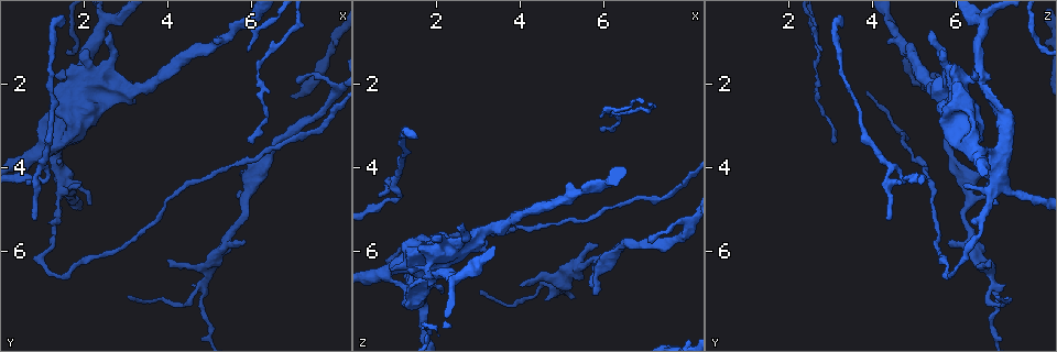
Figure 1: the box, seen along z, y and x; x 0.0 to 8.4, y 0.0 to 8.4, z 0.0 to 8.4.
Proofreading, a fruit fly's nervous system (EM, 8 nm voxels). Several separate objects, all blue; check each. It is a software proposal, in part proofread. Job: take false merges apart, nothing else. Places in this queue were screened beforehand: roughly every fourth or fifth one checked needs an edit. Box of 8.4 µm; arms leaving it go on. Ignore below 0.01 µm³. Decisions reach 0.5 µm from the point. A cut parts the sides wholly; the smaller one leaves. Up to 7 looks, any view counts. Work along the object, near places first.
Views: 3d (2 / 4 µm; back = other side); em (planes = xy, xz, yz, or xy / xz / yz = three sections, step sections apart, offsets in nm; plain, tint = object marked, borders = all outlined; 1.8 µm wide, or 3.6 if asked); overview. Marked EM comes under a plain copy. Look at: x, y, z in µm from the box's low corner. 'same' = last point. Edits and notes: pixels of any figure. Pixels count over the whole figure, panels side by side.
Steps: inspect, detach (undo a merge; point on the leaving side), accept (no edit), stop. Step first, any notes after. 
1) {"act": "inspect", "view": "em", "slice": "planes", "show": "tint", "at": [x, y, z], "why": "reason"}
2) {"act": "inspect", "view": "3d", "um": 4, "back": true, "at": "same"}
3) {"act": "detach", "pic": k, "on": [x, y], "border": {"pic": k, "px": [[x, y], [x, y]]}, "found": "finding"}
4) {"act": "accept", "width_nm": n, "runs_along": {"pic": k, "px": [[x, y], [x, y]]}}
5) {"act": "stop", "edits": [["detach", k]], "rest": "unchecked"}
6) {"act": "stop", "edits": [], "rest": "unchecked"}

{"act": "inspect", "view": "em", "slice": "planes", "show": "tint", "at": [1.55, 4.30, 7.00], "why": "branch point"}

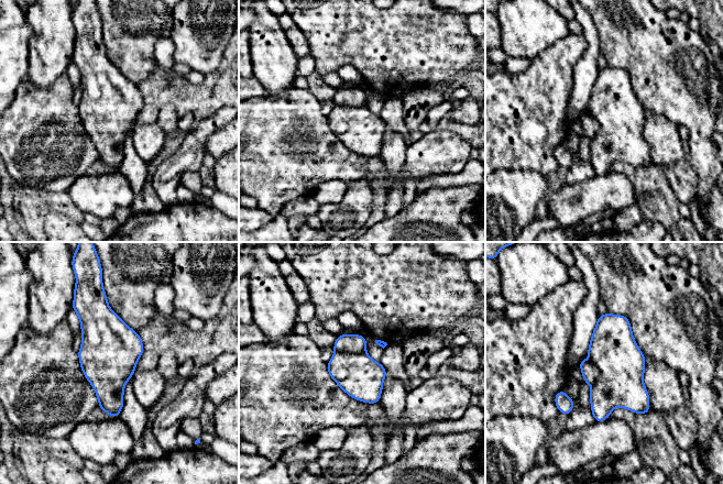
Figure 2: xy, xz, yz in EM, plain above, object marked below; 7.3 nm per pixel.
{"act": "detach", "pic": 2, "on": [357, 374], "border": {"pic": 2, "px": [[335, 351], [365, 352]]}, "found": "a second neuron is stuck on"}

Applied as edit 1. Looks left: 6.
{"act": "inspect", "view": "overview"}

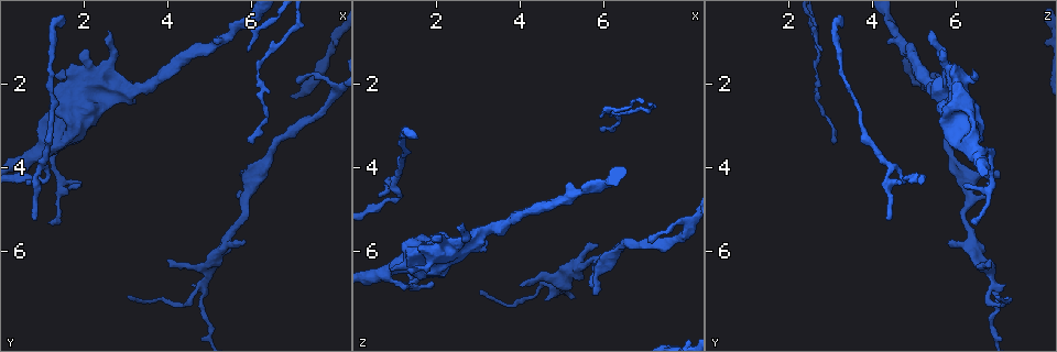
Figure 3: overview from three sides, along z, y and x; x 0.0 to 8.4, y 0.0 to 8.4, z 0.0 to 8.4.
{"act": "inspect", "view": "em", "slice": "xy", "step": 4, "show": "tint", "at": [2.60, 1.55, 5.85], "why": "calibre changes"}

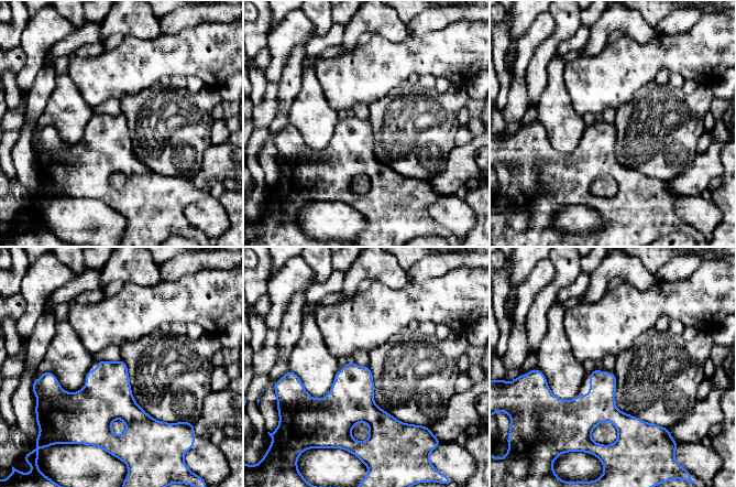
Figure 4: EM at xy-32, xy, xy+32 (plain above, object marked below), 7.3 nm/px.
{"act": "accept", "found": "one neuron here"}

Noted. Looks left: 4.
{"act": "inspect", "view": "3d", "um": 2, "back": true, "at": [4.65, 6.95, 6.80], "why": "sharp bend"}

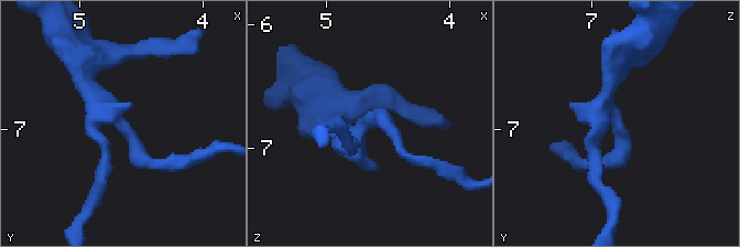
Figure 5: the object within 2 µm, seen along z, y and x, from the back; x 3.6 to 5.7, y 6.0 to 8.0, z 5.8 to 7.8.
{"act": "inspect", "view": "em", "slice": "planes", "show": "tint", "at": [4.68, 6.94, 6.80], "why": "need the tissue"}

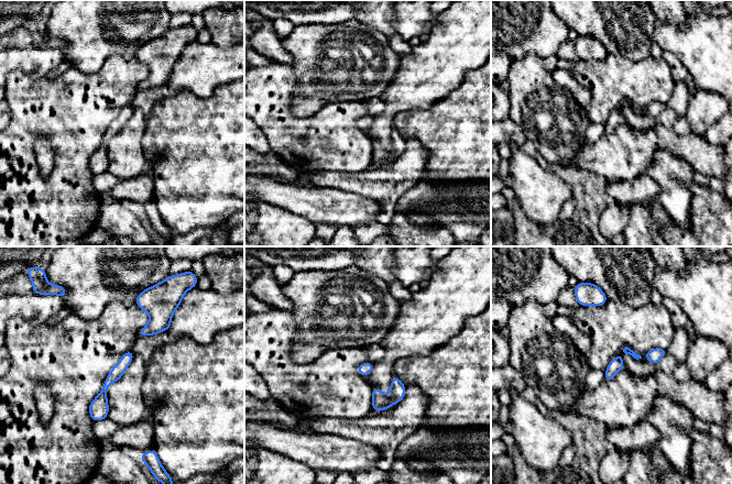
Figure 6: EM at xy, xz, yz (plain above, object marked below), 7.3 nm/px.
{"act": "accept", "runs_along": {"pic": 6, "px": [[130, 353], [106, 384], [96, 418]]}, "found": "continuous, no second neuron"}

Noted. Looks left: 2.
{"act": "stop", "edits": [["detach", 2]], "rest": "unchecked"}

